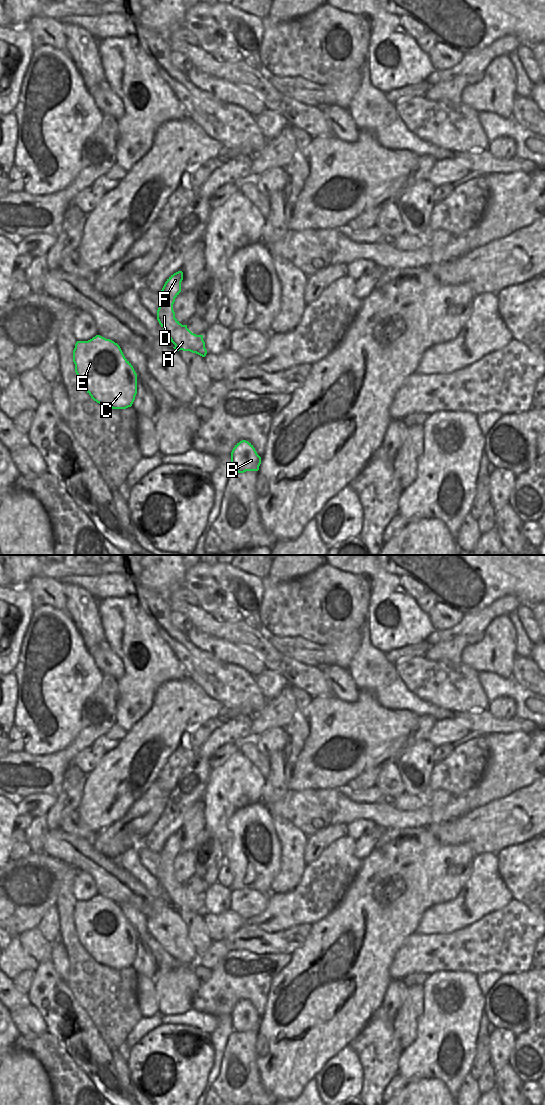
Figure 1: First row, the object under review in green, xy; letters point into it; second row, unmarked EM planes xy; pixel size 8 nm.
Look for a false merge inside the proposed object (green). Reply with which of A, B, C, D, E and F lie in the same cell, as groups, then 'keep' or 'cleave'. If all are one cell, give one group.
A B C D E F; keep

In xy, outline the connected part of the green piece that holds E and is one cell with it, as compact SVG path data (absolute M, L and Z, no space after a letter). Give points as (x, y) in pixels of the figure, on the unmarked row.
M100 895L88 901L77 901L73 922L81 946L94 961L112 969L132 966L137 954L137 934L117 903Z

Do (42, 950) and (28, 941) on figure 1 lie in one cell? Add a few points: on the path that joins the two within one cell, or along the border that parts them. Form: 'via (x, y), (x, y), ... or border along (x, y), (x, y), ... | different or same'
via (39, 948), (31, 941) | same

